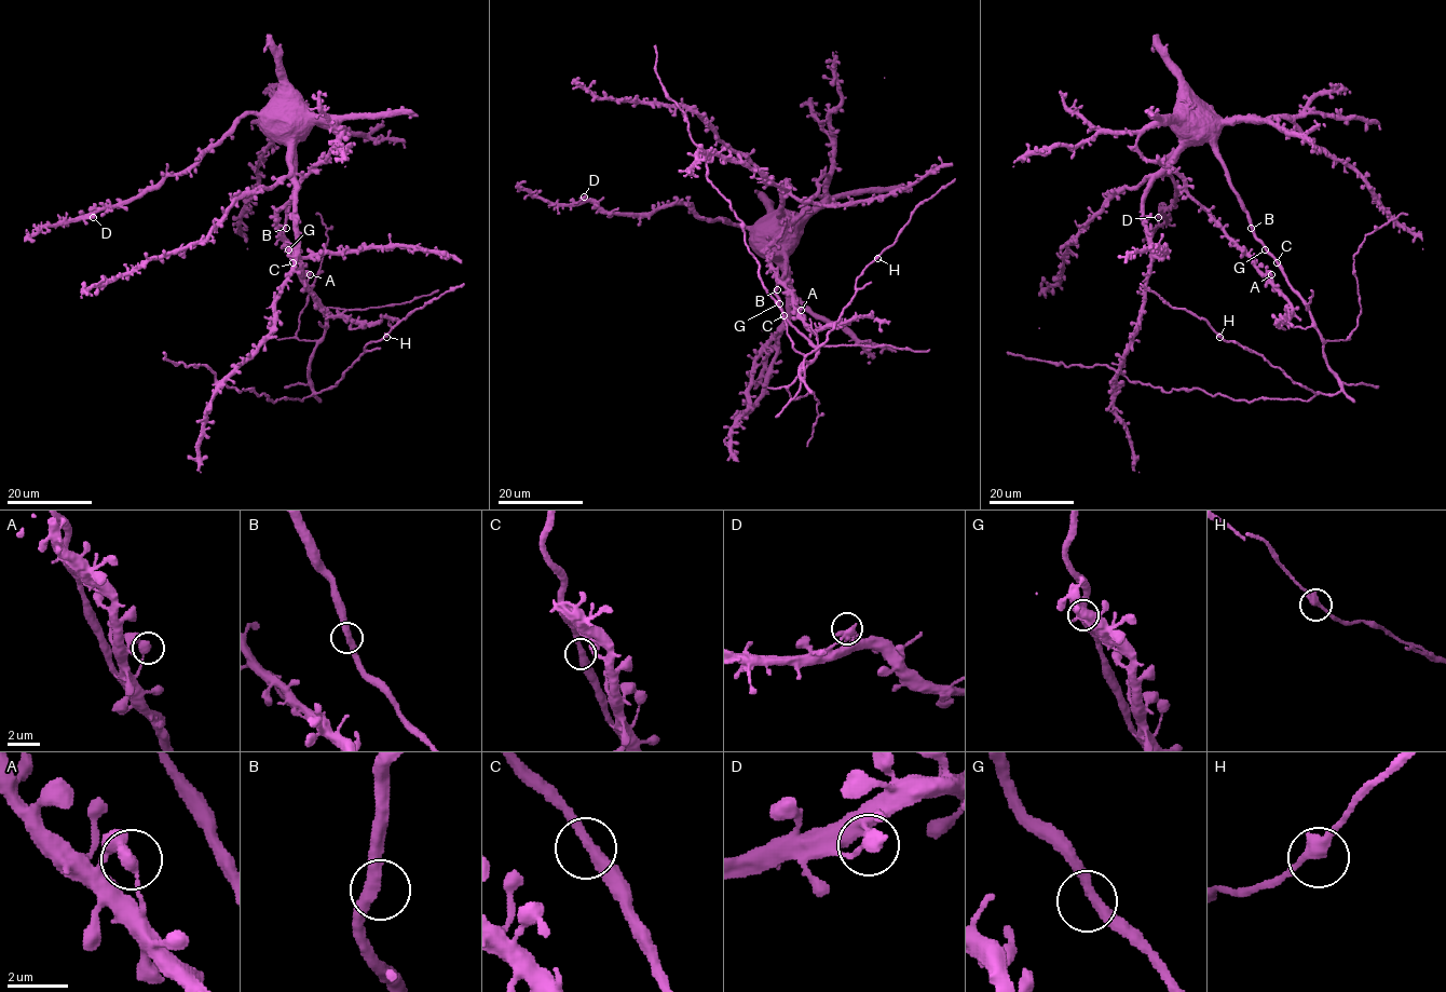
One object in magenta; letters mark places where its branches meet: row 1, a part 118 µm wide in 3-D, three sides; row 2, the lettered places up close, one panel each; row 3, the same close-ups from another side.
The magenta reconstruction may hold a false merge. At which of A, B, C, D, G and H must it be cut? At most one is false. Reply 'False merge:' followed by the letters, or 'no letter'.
False merge: no letter

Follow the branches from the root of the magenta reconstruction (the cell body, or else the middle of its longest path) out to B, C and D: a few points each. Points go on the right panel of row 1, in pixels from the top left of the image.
B: (1178, 124), (1188, 138), (1212, 145), (1251, 229)
C: (1178, 124), (1188, 138), (1212, 145), (1246, 214), (1253, 235), (1277, 262)
D: (1178, 124), (1187, 112), (1181, 147), (1167, 162), (1167, 173), (1174, 184), (1174, 203), (1165, 207), (1158, 217)

